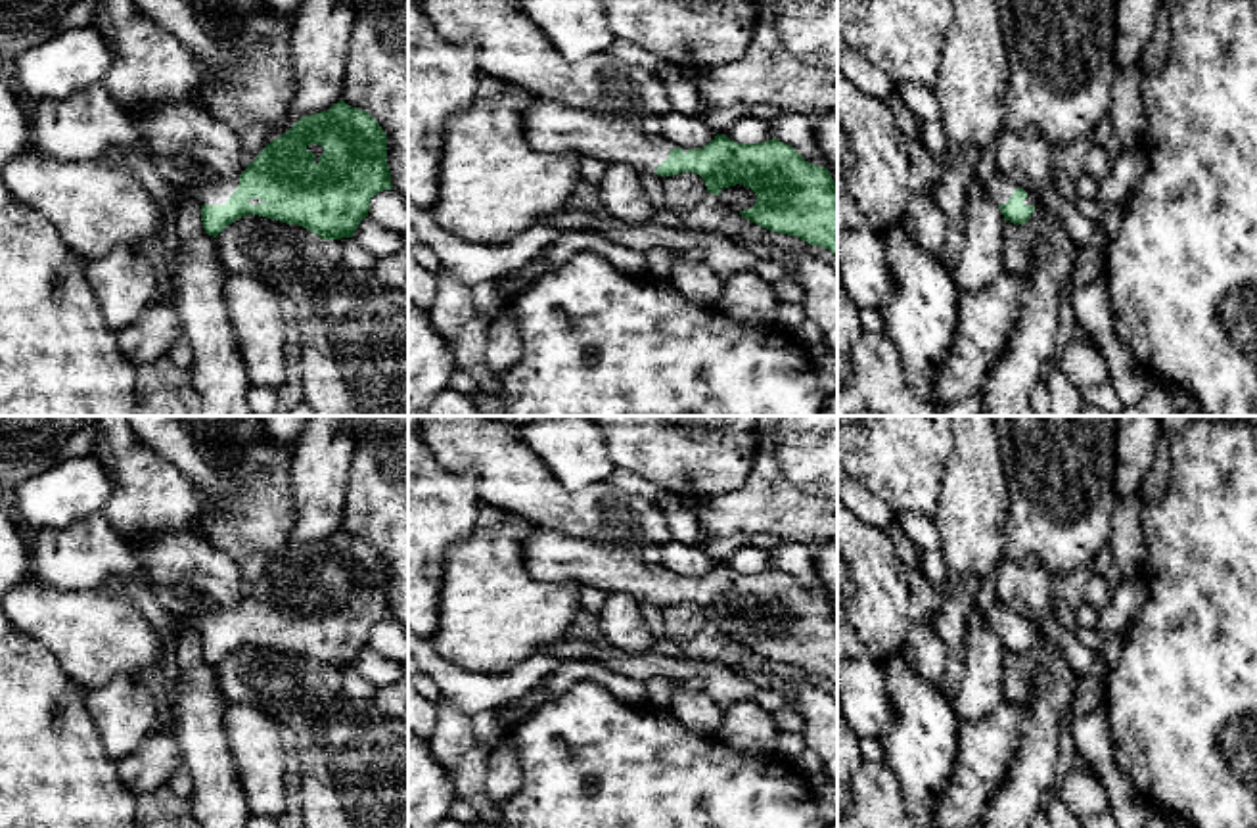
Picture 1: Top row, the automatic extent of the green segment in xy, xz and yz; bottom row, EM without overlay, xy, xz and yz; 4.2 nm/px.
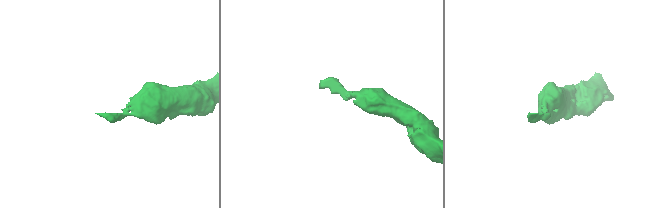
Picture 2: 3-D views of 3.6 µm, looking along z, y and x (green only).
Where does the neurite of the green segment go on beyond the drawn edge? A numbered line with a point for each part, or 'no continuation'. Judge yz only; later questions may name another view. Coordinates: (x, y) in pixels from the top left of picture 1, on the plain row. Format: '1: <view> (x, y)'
1: yz (999, 618)

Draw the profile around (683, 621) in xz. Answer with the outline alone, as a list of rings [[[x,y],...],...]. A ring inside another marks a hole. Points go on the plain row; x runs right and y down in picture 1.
[[[696,602],[663,606],[661,615],[665,621],[665,636],[676,644],[684,644],[686,640],[694,638],[709,623],[705,610]]]

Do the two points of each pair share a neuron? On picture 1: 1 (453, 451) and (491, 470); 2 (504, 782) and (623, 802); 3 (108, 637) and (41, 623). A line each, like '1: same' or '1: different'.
1: same
2: different
3: same

